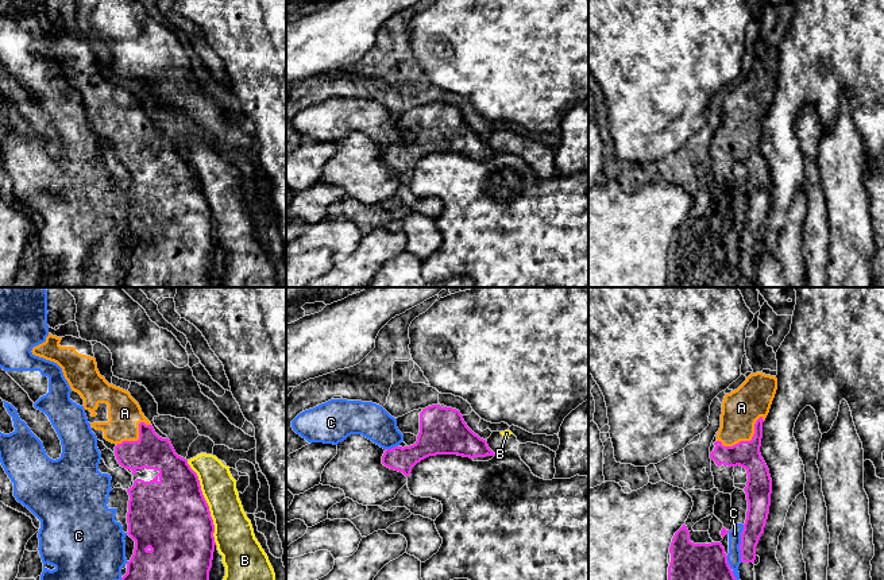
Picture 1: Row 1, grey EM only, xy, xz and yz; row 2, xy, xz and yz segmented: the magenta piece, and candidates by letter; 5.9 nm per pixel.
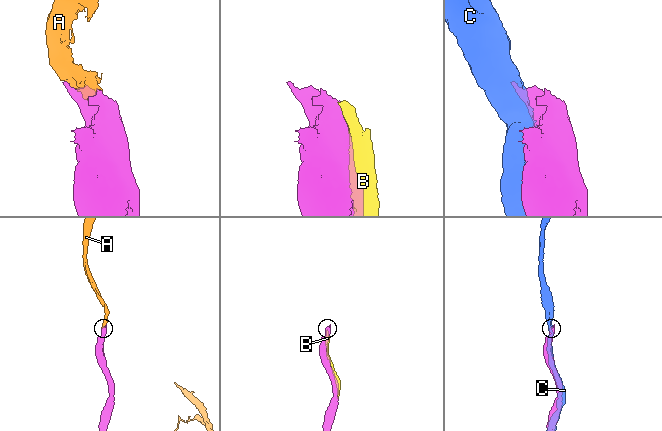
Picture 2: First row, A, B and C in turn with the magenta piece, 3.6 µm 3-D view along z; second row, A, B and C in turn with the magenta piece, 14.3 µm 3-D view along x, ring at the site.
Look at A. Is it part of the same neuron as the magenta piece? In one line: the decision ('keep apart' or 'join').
join

